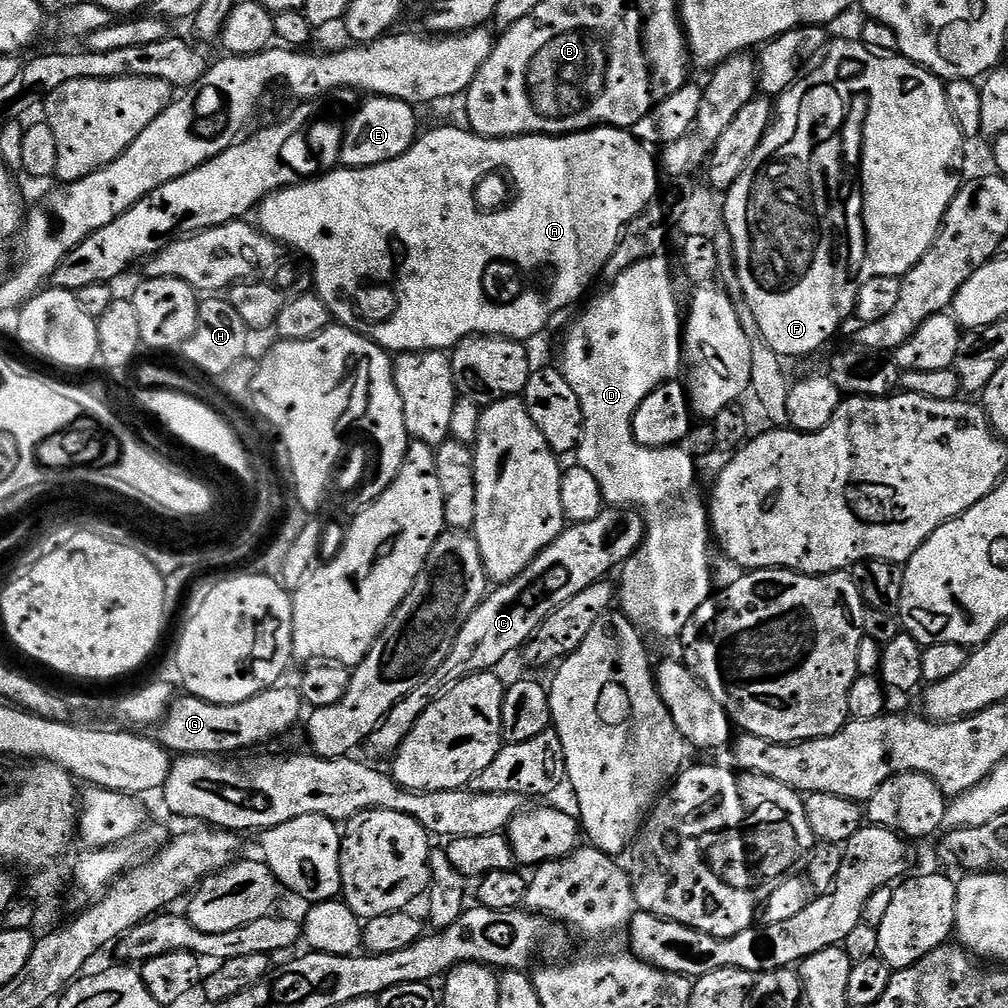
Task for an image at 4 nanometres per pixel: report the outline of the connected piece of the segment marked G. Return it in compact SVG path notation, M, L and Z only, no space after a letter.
M273 686L254 694L254 698L246 698L246 702L233 704L215 704L197 696L177 695L164 719L155 725L154 739L169 754L217 758L232 754L228 752L240 752L243 748L268 744L275 736L290 731L299 722L300 711L306 708L295 687L284 687Z

